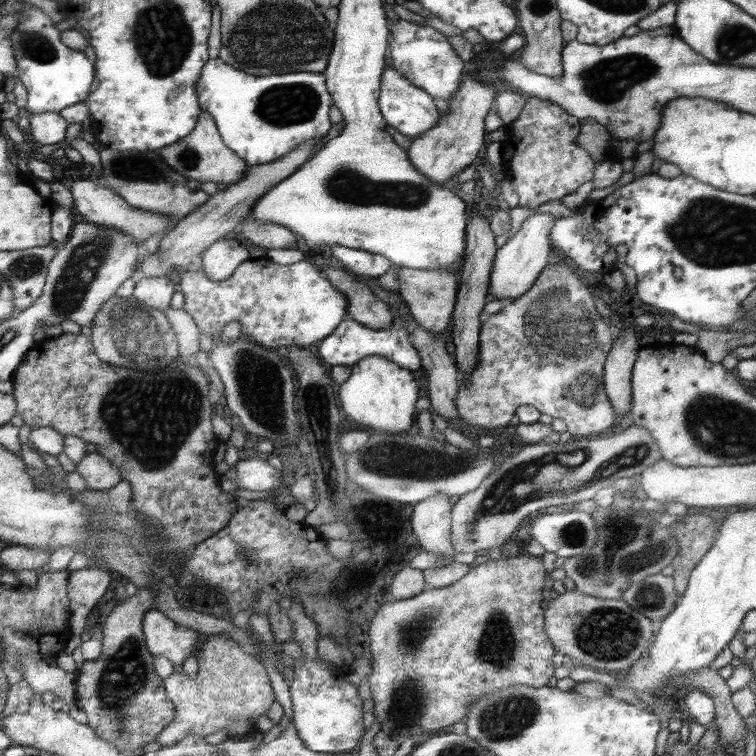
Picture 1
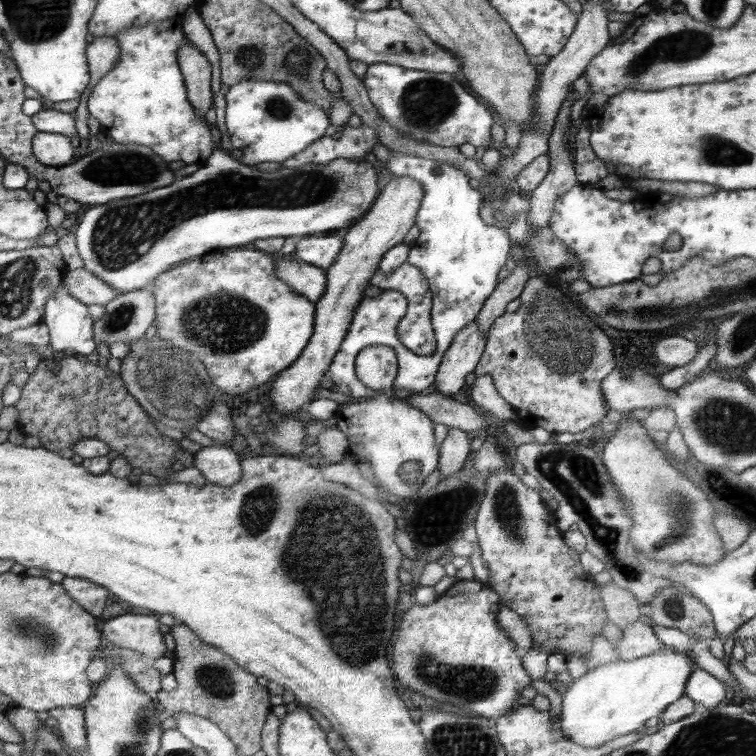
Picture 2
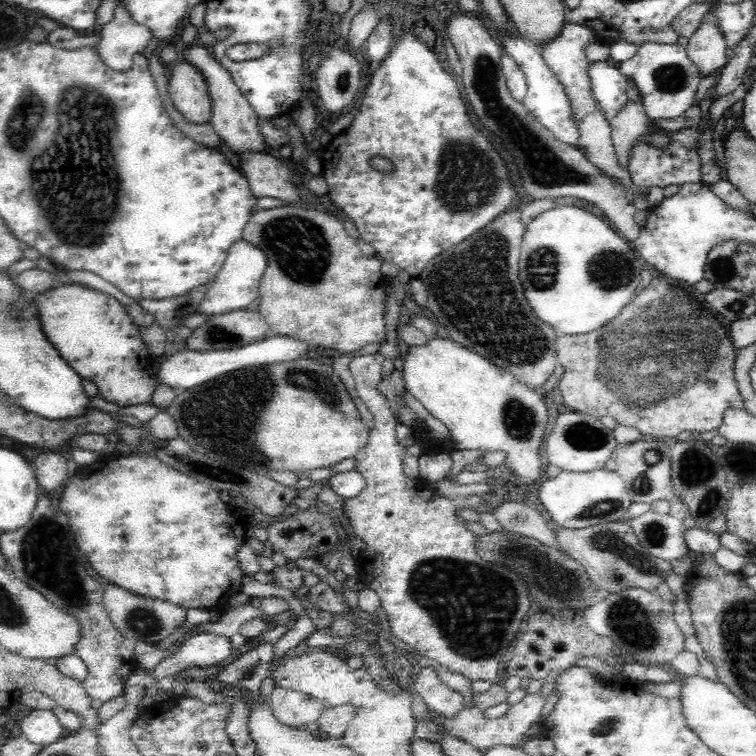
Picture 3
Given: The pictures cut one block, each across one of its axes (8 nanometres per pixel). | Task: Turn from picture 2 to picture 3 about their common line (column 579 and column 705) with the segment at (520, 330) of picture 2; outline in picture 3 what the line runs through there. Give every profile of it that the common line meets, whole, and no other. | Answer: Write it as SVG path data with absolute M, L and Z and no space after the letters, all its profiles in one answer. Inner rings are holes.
M656 280L650 283L646 290L642 290L638 296L632 299L621 311L616 318L609 320L602 328L598 328L596 332L588 332L584 336L560 336L556 340L557 360L564 366L564 372L557 386L560 389L563 402L572 412L582 412L594 418L604 418L610 416L616 420L616 424L632 427L646 438L646 436L662 436L667 441L675 441L676 437L684 431L696 431L706 437L711 436L716 429L722 424L723 412L728 407L743 407L743 400L738 394L738 390L734 390L737 384L734 384L733 364L734 364L734 348L732 348L731 340L726 338L724 328L686 292L668 286L668 282L664 280Z

